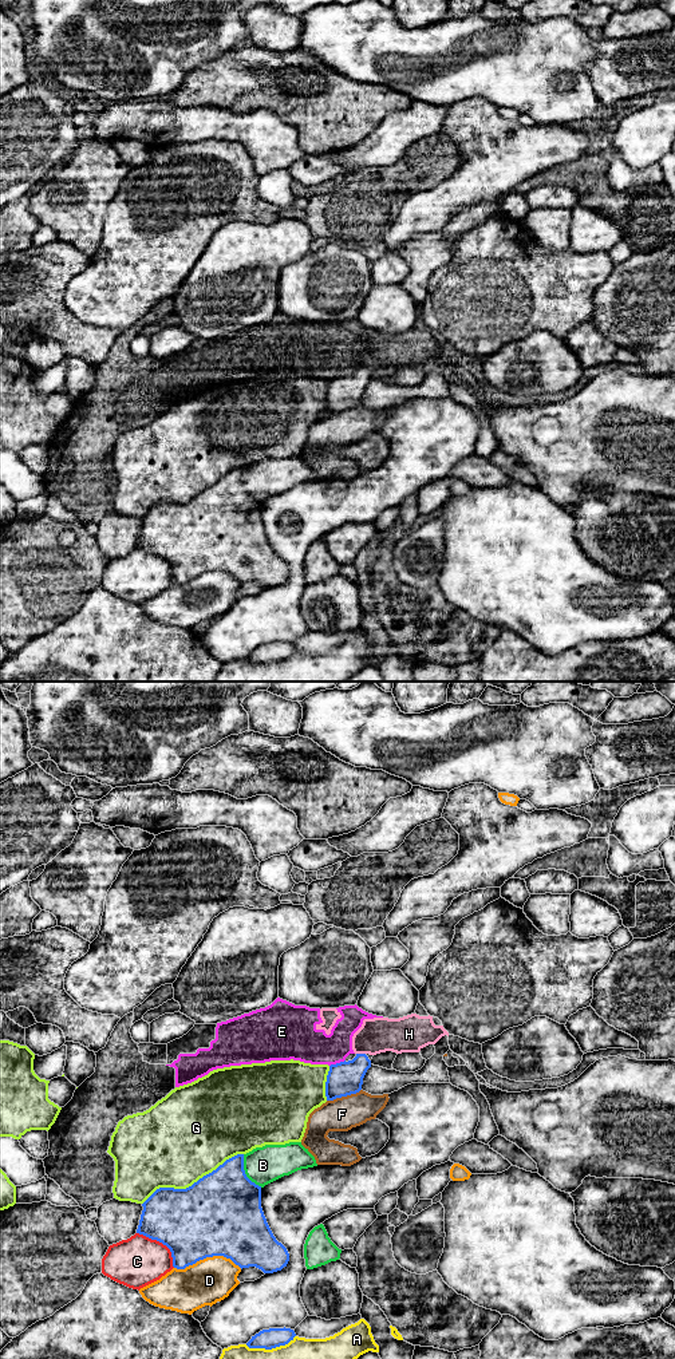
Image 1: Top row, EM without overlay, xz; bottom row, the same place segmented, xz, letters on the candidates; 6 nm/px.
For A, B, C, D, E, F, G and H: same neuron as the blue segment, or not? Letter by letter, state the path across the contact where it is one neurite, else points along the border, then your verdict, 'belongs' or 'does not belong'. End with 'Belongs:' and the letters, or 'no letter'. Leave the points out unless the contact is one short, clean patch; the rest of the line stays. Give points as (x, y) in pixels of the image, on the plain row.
A: does not belong
B: does not belong
C: does not belong
D: does not belong
E: border along xz (344, 374), (330, 380); does not belong
F: does not belong
G: does not belong
H: border along xz (356, 367), (364, 368); does not belong
Belongs: no letter

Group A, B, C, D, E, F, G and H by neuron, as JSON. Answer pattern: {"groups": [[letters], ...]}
{"groups": [["A"], ["B"], ["C"], ["D"], ["E", "H"], ["F"], ["G"]]}

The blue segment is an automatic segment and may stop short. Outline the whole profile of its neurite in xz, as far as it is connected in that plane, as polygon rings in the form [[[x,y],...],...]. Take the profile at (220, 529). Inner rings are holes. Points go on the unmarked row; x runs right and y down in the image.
[[[244,469],[226,474],[186,503],[157,503],[142,521],[137,548],[166,560],[177,584],[206,572],[224,570],[241,584],[256,581],[264,588],[273,588],[289,576],[287,562],[276,554],[264,530],[261,501],[245,489]]]

